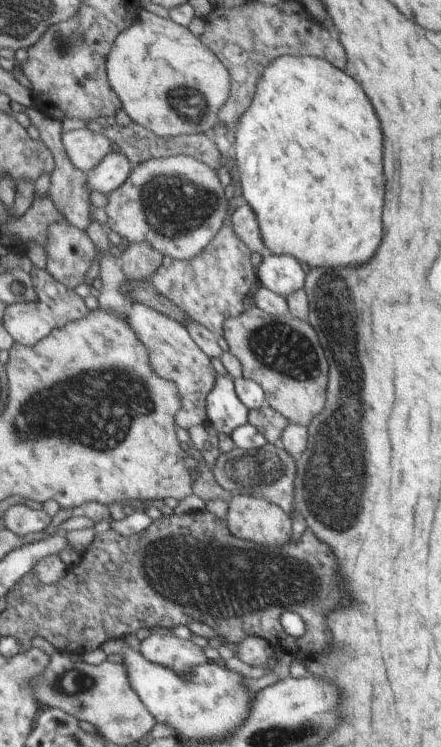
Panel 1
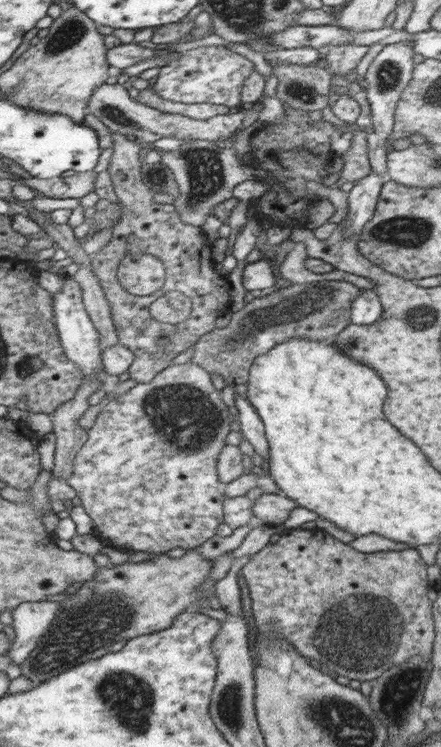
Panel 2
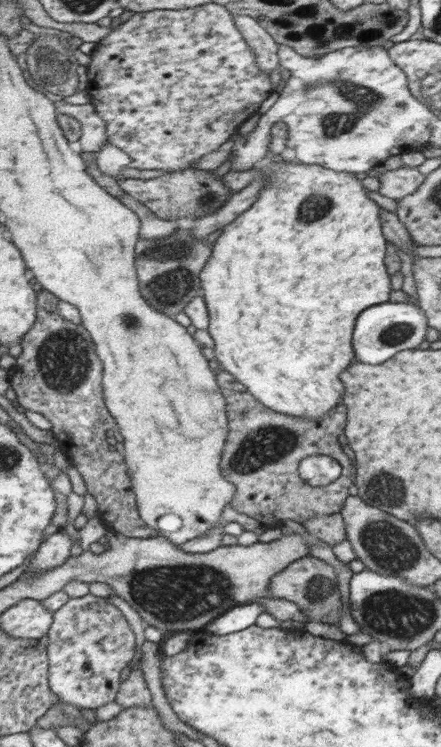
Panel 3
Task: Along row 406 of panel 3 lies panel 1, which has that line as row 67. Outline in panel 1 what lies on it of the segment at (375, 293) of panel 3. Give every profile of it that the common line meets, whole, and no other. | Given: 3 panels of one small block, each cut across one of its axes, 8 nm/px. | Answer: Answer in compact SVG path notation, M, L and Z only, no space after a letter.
M276 56L268 62L262 70L262 77L258 80L258 90L253 97L252 106L242 112L240 128L231 135L233 155L235 155L237 172L240 177L243 200L250 210L256 214L260 236L269 253L276 255L288 254L304 262L309 267L324 266L324 268L344 268L344 266L362 266L370 262L374 252L382 240L382 208L384 208L384 170L382 170L382 156L384 156L384 138L382 138L382 124L366 98L364 90L344 72L336 70L328 60L316 56Z

